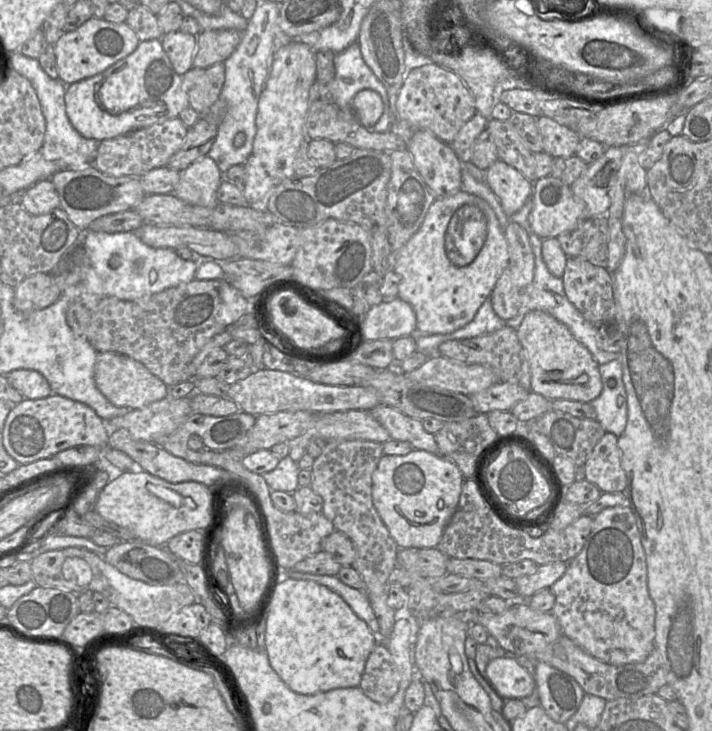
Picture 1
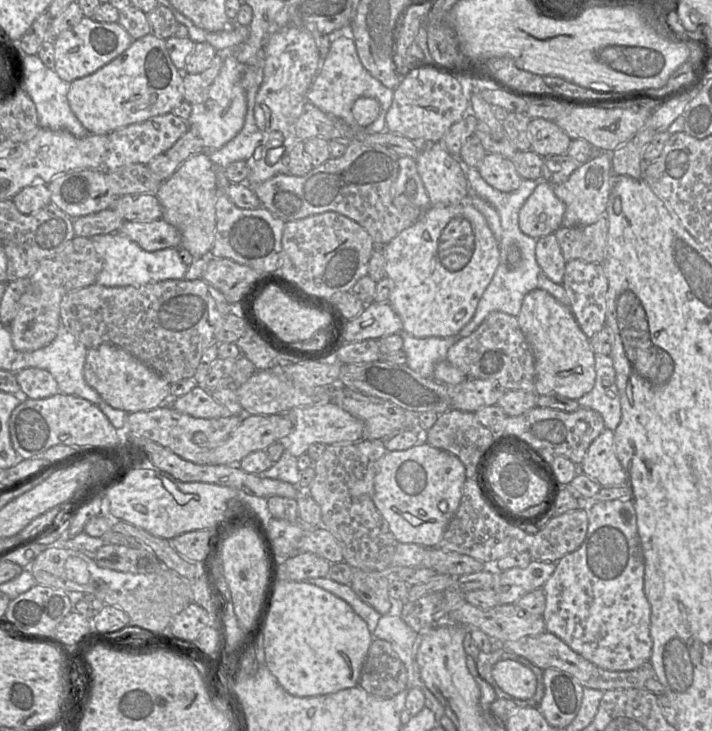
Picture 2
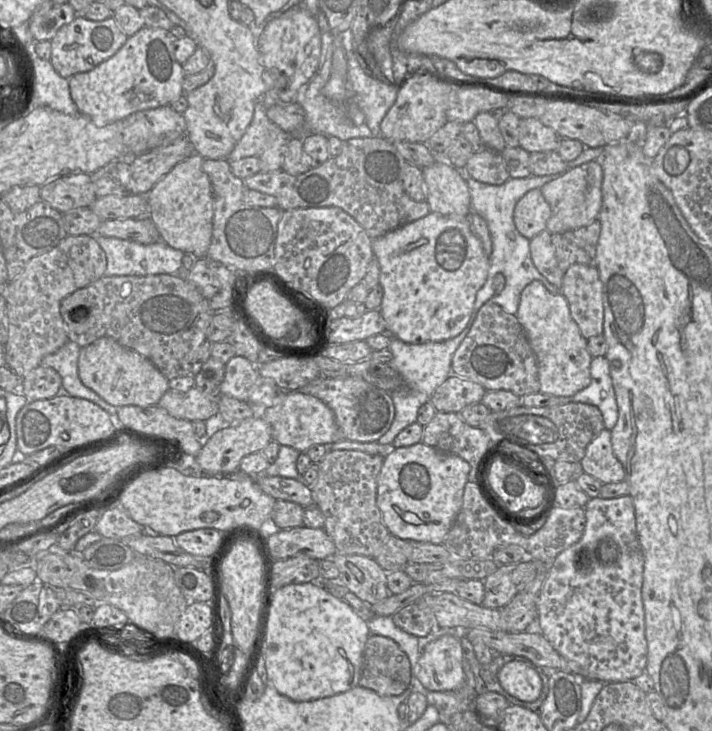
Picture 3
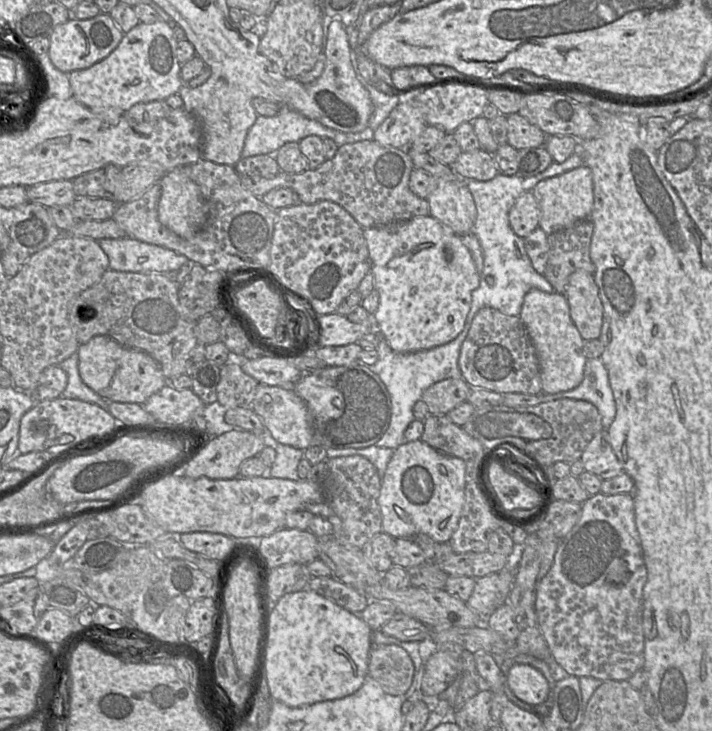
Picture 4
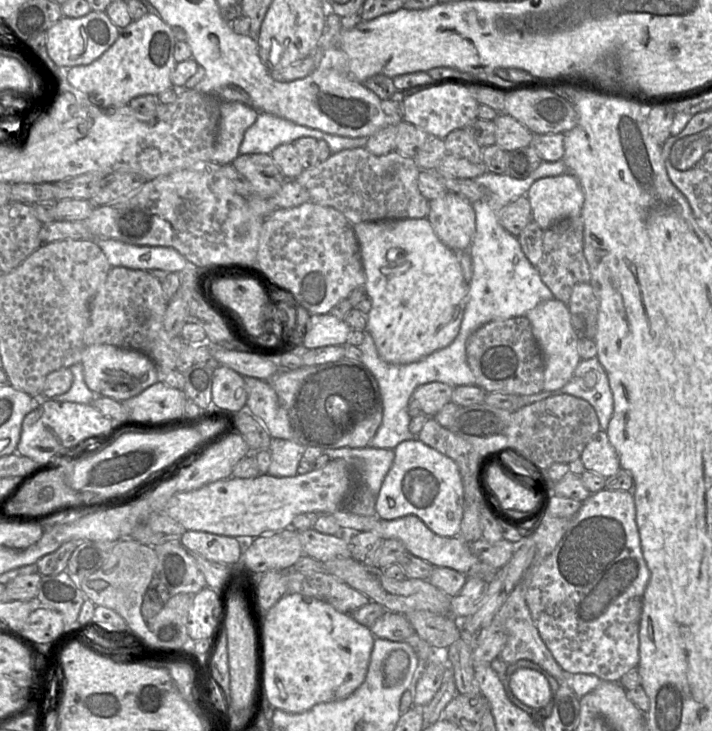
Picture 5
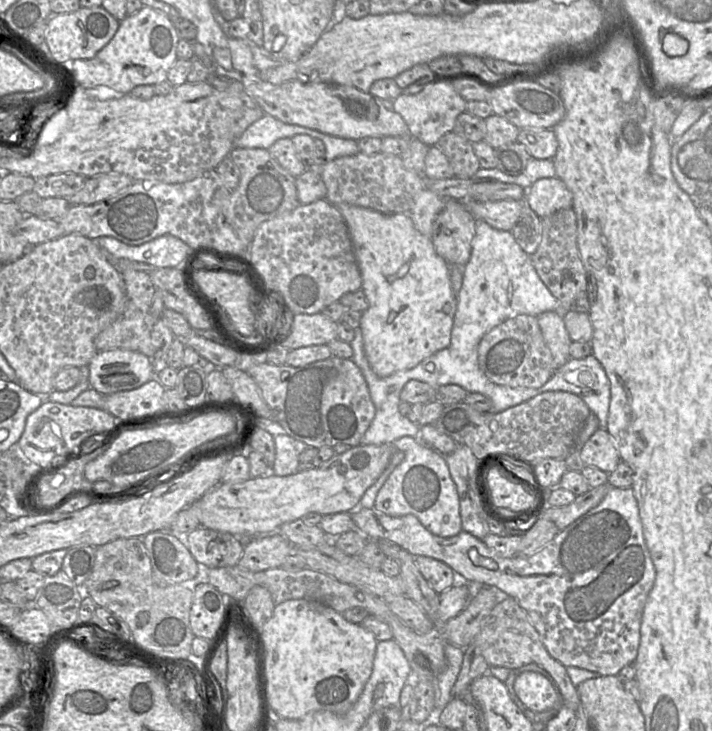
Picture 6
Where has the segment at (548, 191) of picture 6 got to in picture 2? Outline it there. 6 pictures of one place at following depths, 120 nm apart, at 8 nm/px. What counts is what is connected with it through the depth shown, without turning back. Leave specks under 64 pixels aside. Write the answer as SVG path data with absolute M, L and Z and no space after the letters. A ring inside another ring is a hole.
M604 152L599 157L579 165L566 182L553 185L555 195L566 208L561 227L588 226L606 215L611 190L612 153Z

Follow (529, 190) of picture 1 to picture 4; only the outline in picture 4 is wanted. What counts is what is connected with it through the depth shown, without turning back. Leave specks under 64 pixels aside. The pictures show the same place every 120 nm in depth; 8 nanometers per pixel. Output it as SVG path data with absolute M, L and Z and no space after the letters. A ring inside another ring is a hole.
M482 149L462 152L449 166L462 179L488 181L499 174L493 155Z

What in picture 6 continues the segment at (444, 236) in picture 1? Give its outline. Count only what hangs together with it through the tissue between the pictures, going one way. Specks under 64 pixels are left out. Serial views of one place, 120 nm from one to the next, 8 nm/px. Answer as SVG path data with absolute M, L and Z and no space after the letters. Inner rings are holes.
M340 203L335 206L337 206L347 224L354 259L362 276L361 289L364 291L368 300L368 308L362 313L360 329L362 331L365 356L373 372L378 377L388 377L395 372L412 369L424 359L444 348L447 348L451 341L451 331L457 308L457 295L454 293L451 285L450 265L436 253L431 237L421 234L415 228L409 213L383 214L368 208L349 205L346 203Z

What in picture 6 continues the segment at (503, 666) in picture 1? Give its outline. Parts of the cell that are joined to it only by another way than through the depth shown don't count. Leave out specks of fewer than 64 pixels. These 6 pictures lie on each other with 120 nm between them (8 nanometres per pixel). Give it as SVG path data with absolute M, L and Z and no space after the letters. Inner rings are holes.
M521 672L515 679L514 691L526 708L534 712L545 712L564 705L549 674Z

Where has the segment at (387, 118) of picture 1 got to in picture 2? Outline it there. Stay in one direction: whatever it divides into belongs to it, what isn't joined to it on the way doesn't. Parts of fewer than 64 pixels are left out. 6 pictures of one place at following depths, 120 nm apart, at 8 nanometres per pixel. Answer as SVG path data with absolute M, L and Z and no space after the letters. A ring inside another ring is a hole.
M341 36L334 38L331 41L328 54L307 93L307 101L324 112L342 119L353 129L360 129L361 126L356 122L352 114L352 106L359 97L372 97L377 99L380 104L379 116L365 130L369 133L386 131L385 118L393 101L393 90L384 86L364 68L358 57L352 37Z

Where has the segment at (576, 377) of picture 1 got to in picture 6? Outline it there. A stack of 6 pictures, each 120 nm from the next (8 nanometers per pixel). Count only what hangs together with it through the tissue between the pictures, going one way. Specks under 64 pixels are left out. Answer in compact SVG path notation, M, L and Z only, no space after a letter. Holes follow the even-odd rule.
M547 311L537 316L537 321L544 341L551 351L555 369L558 369L570 359L569 349L572 343L563 316L554 311Z

